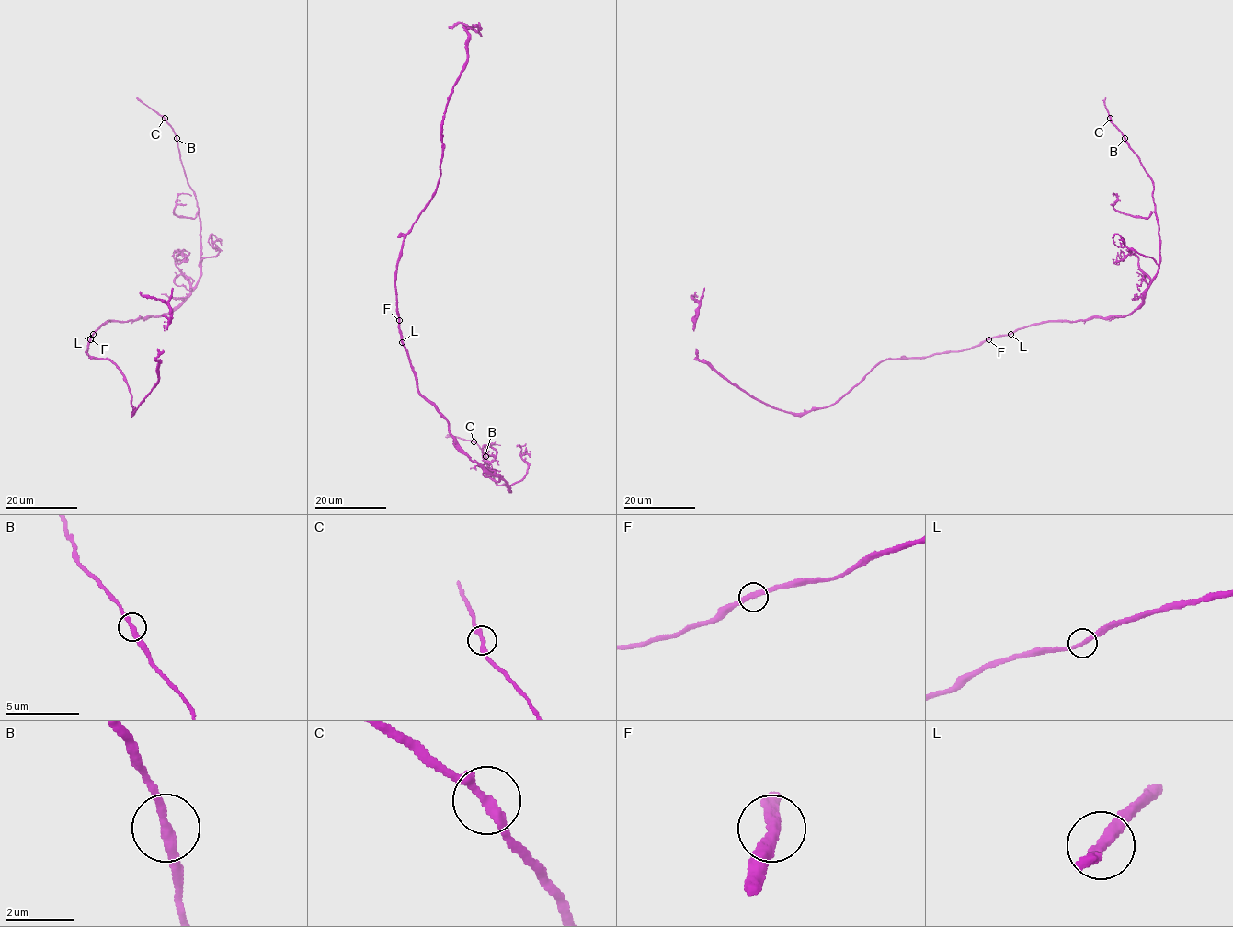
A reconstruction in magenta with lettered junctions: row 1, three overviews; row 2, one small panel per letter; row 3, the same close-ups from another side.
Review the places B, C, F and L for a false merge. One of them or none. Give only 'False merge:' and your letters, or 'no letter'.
False merge: no letter

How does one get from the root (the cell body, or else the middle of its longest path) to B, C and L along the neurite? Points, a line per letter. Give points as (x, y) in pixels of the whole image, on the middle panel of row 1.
B: (400, 321), (416, 390), (447, 421), (455, 443), (487, 474), (503, 479), (510, 491), (495, 482), (485, 456)
C: (400, 321), (416, 390), (447, 421), (455, 443), (510, 491), (495, 482), (473, 441)
L: (400, 321), (402, 342)

